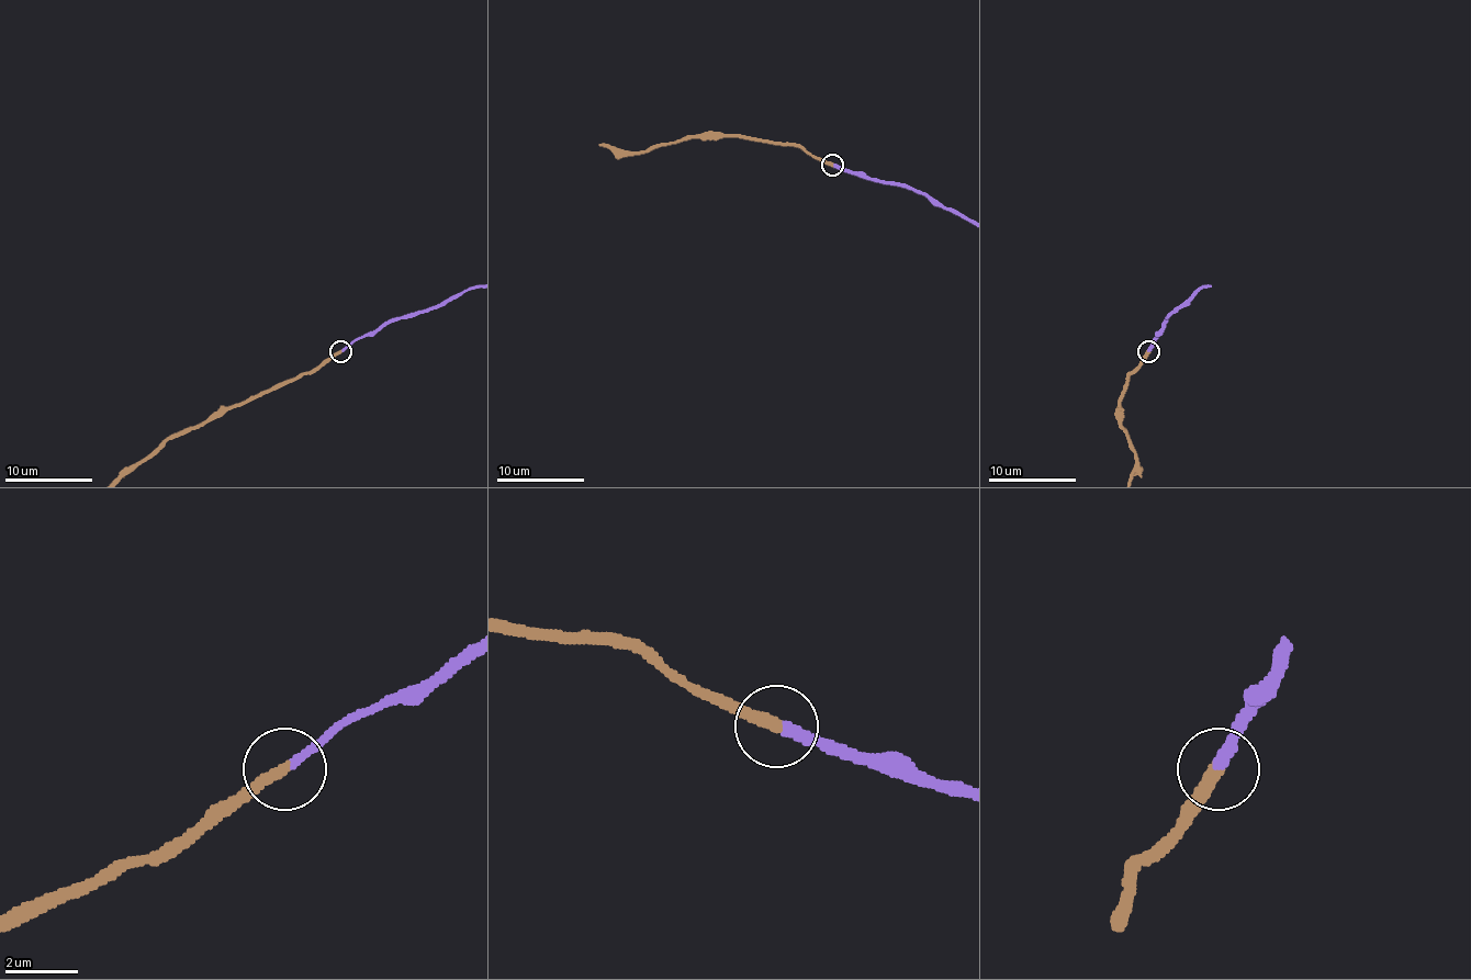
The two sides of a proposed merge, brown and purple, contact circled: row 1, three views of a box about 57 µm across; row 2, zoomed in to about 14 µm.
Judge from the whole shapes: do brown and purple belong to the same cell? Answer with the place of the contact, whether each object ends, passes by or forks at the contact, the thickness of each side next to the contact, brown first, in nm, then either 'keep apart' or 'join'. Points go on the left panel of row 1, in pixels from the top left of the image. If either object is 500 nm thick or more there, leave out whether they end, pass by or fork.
place (340, 351); brown ends; purple ends; calibres 320 and 280 nm; join

